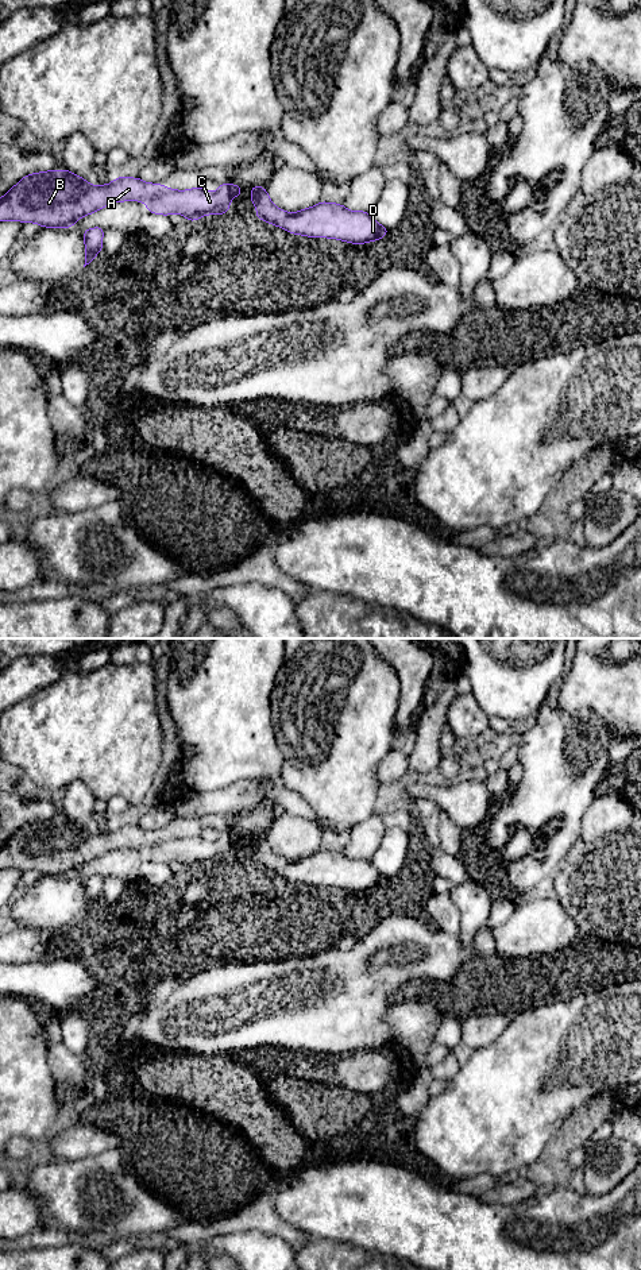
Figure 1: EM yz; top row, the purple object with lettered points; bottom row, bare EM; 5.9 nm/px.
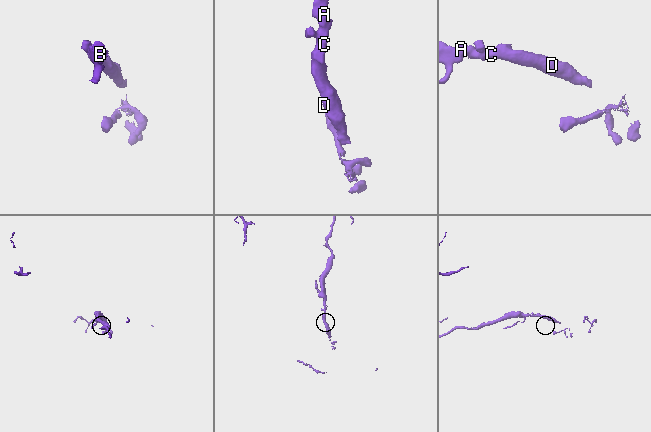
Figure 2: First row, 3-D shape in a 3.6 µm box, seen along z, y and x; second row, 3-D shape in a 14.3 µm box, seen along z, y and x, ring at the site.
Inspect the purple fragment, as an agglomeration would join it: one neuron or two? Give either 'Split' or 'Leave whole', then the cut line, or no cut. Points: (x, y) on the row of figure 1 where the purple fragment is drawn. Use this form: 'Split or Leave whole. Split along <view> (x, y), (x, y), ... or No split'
Split. Split along yz (165, 186), (158, 193), (142, 200)

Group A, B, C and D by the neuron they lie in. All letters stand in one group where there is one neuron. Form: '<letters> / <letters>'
A B / C D

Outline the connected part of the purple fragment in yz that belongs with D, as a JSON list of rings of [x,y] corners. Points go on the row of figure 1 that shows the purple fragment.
[[[263,186],[251,188],[251,202],[256,208],[258,219],[294,235],[363,244],[389,233],[389,229],[377,223],[370,212],[352,212],[341,204],[320,201],[312,208],[289,213],[273,204]]]

